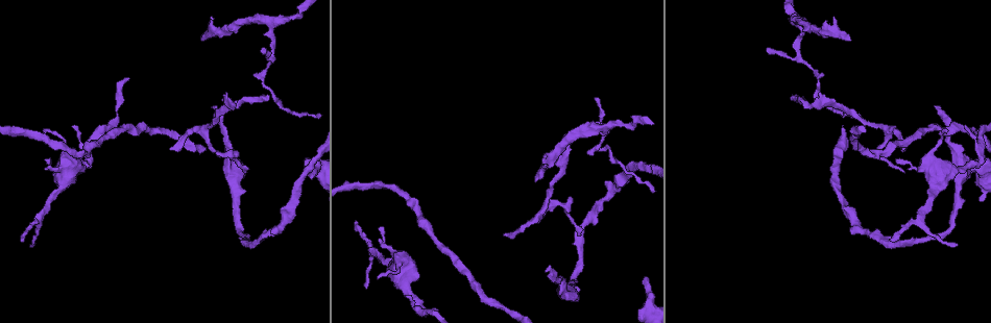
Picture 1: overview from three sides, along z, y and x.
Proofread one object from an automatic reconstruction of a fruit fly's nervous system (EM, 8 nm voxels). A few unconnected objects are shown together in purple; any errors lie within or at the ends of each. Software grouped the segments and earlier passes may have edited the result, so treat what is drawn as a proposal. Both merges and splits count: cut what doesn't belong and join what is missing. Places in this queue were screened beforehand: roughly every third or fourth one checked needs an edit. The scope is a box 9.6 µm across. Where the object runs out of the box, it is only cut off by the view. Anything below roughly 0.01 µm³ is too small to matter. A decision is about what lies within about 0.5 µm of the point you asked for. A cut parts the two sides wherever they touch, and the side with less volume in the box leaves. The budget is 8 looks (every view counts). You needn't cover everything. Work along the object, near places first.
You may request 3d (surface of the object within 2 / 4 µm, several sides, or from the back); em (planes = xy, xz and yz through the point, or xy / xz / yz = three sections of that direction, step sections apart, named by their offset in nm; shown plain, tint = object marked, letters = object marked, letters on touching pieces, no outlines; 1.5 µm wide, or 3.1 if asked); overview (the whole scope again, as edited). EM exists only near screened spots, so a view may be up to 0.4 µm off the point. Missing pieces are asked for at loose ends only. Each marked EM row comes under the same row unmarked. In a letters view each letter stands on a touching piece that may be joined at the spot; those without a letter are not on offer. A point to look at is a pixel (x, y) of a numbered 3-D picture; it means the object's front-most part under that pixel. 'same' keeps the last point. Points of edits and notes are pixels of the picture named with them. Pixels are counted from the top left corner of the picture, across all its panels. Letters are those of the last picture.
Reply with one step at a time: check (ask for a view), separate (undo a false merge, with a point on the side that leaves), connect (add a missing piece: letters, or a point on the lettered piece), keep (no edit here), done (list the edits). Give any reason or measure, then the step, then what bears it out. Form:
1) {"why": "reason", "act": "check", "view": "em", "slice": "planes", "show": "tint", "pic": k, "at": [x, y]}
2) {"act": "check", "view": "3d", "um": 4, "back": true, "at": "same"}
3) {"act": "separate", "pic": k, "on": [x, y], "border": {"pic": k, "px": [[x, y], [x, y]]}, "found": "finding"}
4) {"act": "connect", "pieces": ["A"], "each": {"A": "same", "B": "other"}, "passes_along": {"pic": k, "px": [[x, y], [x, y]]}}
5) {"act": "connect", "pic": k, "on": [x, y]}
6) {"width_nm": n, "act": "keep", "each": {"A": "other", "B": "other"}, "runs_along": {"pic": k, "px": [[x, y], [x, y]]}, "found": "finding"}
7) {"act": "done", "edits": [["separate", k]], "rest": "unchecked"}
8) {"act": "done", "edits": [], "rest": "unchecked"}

{"why": "three-way junction", "act": "check", "view": "em", "slice": "planes", "show": "tint", "pic": 1, "at": [540, 211]}

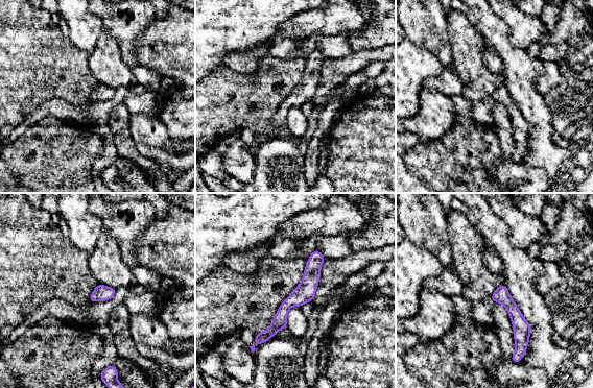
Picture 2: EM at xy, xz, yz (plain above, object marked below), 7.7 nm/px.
{"why": "what lies round it", "act": "check", "view": "em", "slice": "planes", "show": "letters", "at": "same"}

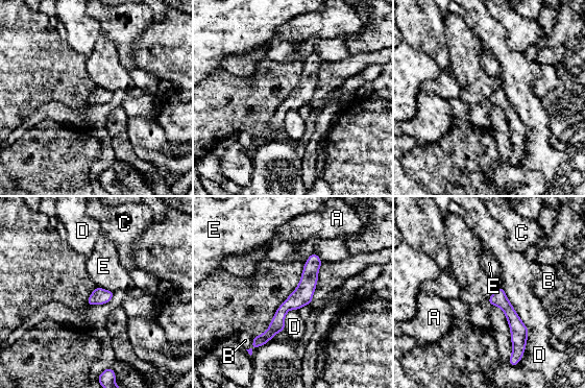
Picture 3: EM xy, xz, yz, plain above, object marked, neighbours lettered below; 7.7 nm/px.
{"longest_contact_nm": ["D", 600], "act": "keep", "each": {"A": "other", "B": "other", "C": "other", "D": "other", "E": "other"}, "found": "continuous, no second cell"}

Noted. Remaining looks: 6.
{"why": "free end", "act": "check", "view": "3d", "um": 2, "pic": 1, "at": [850, 40]}

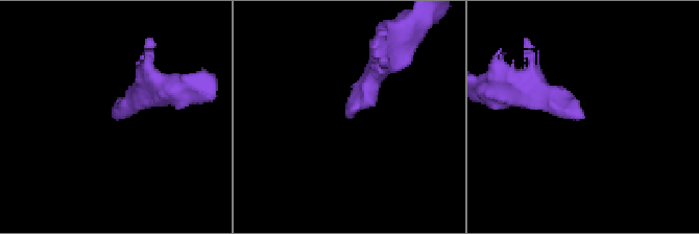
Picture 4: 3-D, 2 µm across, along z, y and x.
{"why": "shape alone is not enough", "act": "check", "view": "em", "slice": "xy", "step": 4, "show": "letters", "pic": 4, "at": [115, 117]}

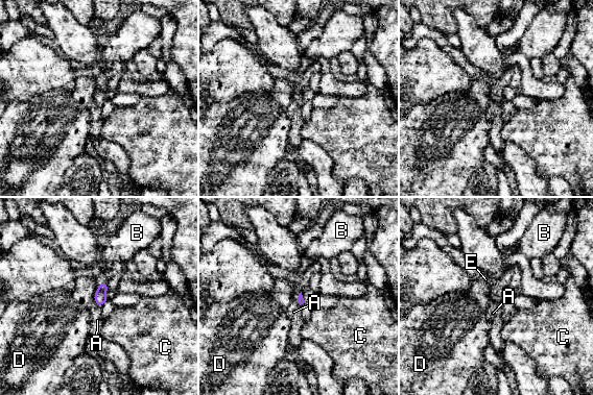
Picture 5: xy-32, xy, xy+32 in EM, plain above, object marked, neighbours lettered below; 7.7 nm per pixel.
{"why": "another direction", "act": "check", "view": "em", "slice": "planes", "show": "letters", "at": "same"}

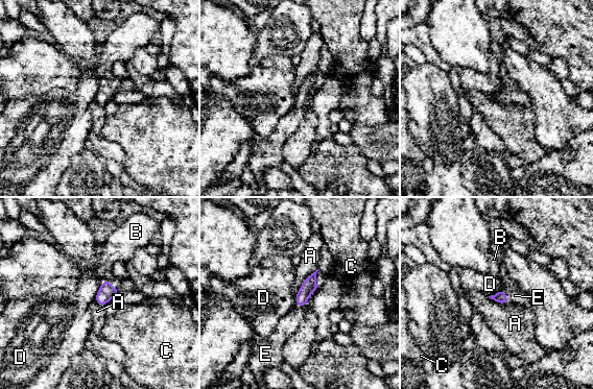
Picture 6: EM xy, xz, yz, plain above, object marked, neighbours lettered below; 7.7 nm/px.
{"longest_contact_nm": ["A", 300], "act": "connect", "pic": 6, "on": [515, 295], "each": {"A": "other", "B": "other", "C": "other", "D": "other", "E": "same"}, "passes_along": {"pic": 6, "px": [[500, 297], [505, 296], [515, 295]]}, "found": "the cell continues"}

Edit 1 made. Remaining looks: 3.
{"act": "check", "view": "em", "slice": "planes", "show": "letters", "pic": 1, "at": [791, 96]}

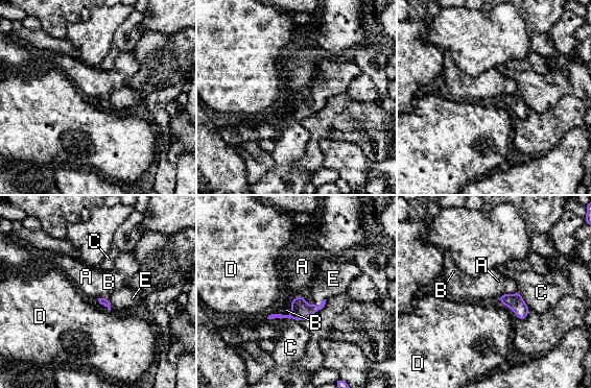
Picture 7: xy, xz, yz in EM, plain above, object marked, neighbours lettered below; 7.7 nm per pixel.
{"act": "connect", "pic": 7, "on": [333, 279], "each": {"A": "other", "B": "other", "C": "other", "D": "other", "E": "same"}, "found": "it goes on there"}

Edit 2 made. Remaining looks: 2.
{"act": "done", "edits": [["connect", 6], ["connect", 7]], "rest": "unchecked"}

